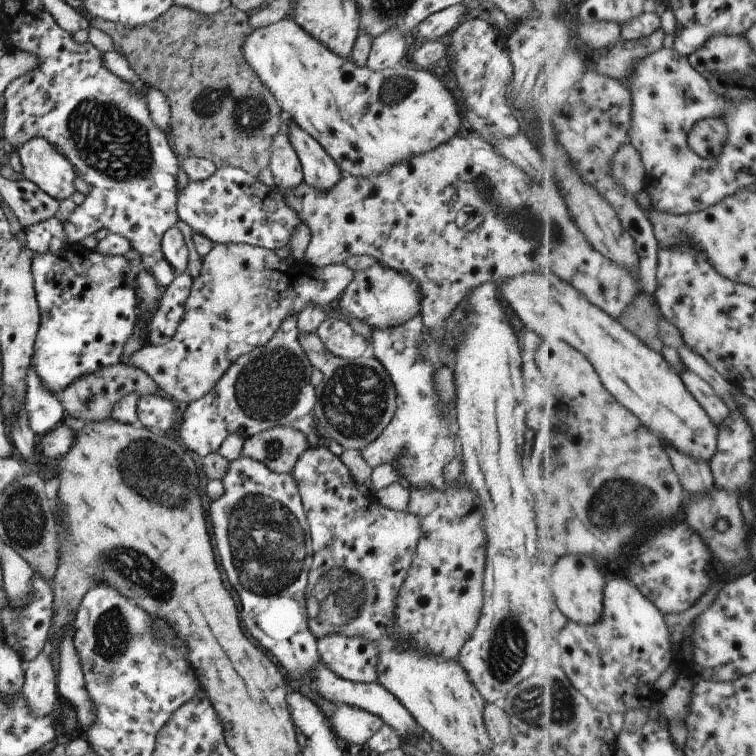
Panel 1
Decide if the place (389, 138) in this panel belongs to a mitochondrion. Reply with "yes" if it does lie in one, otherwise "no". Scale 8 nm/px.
no

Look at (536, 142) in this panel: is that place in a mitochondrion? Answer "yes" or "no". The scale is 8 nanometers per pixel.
no

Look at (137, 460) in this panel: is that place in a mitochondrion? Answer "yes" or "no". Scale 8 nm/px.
yes

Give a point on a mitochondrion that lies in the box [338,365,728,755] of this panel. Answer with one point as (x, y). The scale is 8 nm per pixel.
(531, 707)

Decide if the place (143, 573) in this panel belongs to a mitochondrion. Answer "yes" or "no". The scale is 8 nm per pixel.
yes

